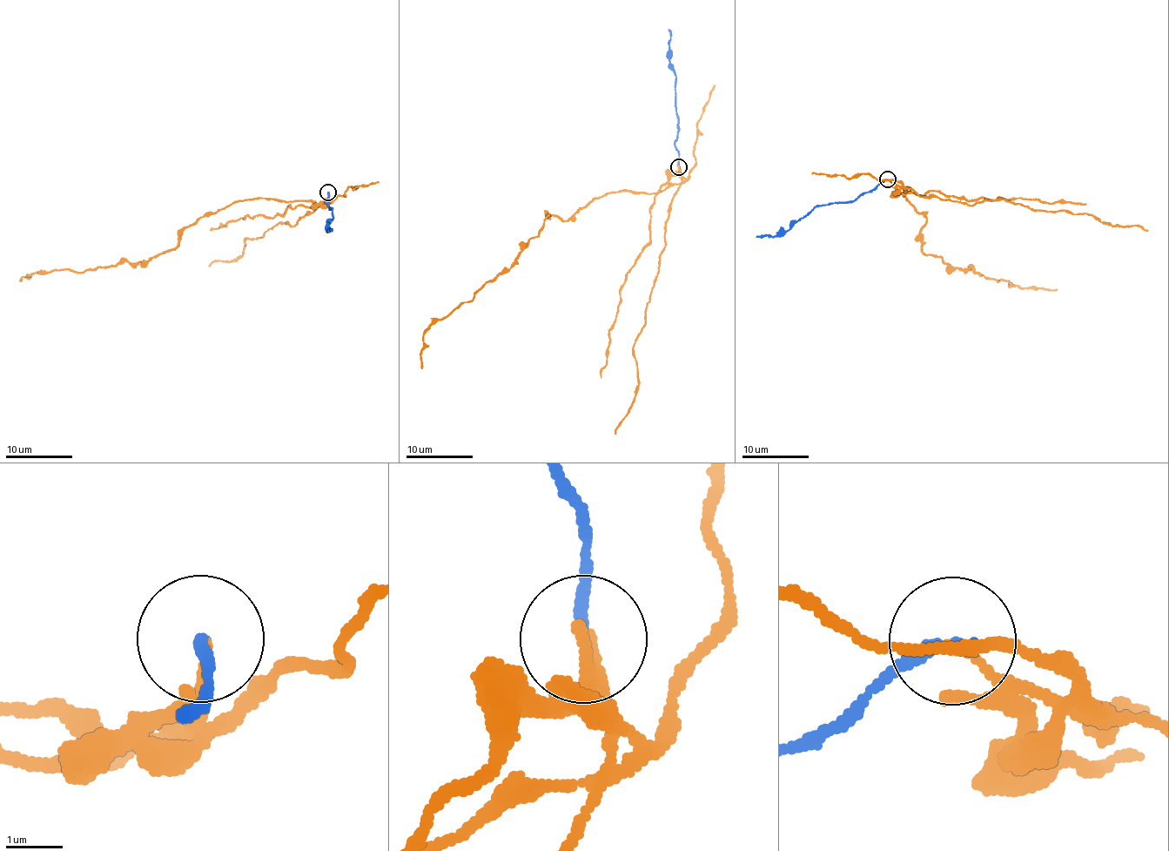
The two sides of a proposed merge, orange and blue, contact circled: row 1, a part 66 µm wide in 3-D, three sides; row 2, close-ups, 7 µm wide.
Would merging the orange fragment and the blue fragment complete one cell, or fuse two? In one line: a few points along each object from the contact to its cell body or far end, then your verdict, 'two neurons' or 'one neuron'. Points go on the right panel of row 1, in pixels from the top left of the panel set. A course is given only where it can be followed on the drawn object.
orange runs (886, 178), (910, 189), (902, 193), (926, 219), (920, 233), (926, 255), (997, 281), (1057, 289); blue runs (888, 178), (870, 191), (862, 192), (852, 202), (817, 205), (787, 230), (780, 230), (775, 235), (756, 236); two neurons

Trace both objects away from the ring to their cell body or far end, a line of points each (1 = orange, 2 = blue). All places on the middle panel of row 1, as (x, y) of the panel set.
1: (678, 165), (681, 179), (662, 191), (611, 191), (566, 220), (549, 215), (515, 262), (429, 327), (421, 368)
2: (678, 167), (679, 154), (675, 149), (675, 72), (669, 60), (668, 30)

